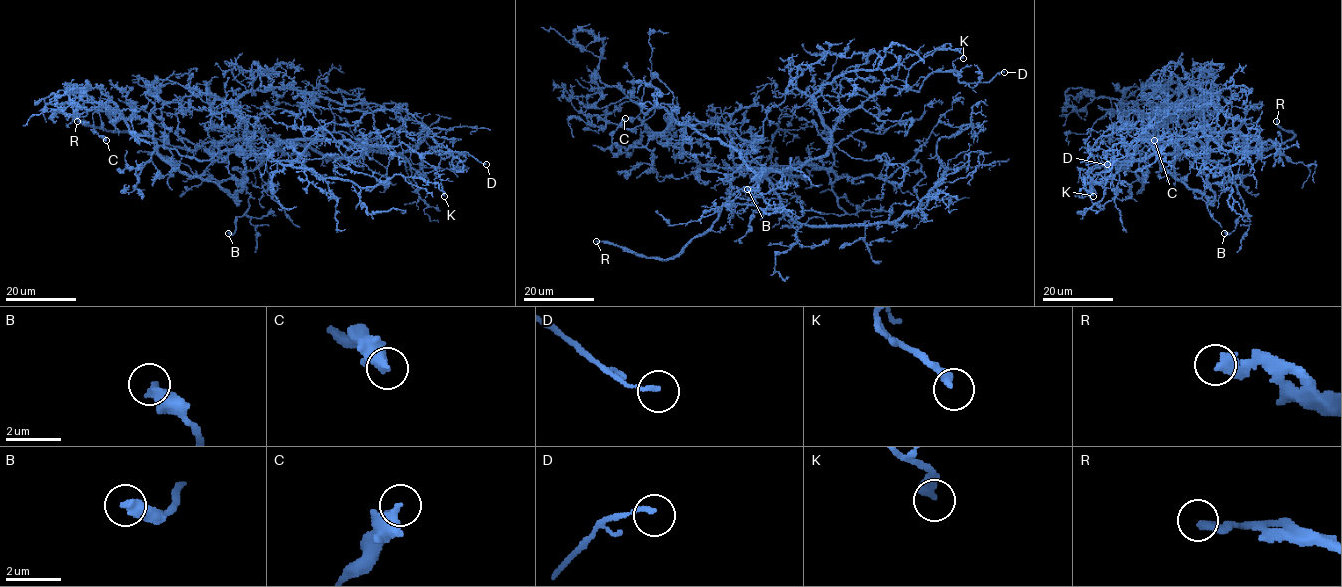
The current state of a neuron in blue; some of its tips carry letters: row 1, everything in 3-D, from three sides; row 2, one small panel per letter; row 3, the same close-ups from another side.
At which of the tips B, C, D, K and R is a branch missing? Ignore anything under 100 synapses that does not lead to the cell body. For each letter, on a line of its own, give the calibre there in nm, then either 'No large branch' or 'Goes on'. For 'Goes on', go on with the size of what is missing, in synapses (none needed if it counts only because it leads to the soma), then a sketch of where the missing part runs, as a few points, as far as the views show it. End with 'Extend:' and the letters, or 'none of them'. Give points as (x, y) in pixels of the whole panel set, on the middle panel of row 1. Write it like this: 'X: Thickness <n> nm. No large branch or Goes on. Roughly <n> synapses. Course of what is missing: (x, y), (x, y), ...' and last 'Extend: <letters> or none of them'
B: Thickness 460 nm. No large branch
C: Thickness 440 nm. No large branch
D: Thickness 140 nm. No large branch
K: Thickness 380 nm. No large branch
R: Thickness 380 nm. Goes on. Course of what is missing: (596, 241), (574, 240), (570, 250), (571, 244)
Extend: R

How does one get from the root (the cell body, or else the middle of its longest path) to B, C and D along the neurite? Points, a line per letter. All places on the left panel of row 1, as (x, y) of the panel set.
B: (244, 162), (251, 156), (262, 160), (244, 176), (250, 195), (248, 209), (236, 217), (235, 231), (228, 233)
C: (244, 162), (238, 198), (168, 162), (146, 121), (116, 118), (108, 105), (92, 115), (93, 129), (106, 140)
D: (244, 162), (289, 140), (326, 138), (358, 146), (405, 143), (420, 154), (466, 152), (486, 164)

